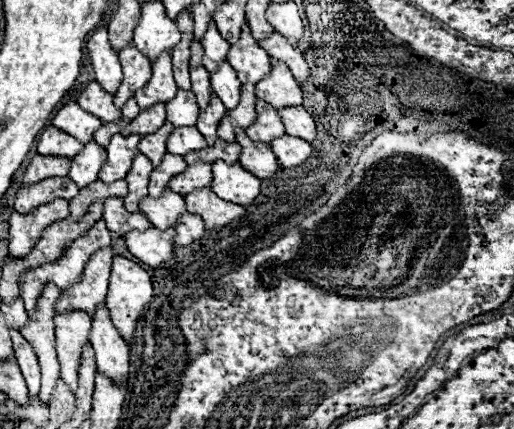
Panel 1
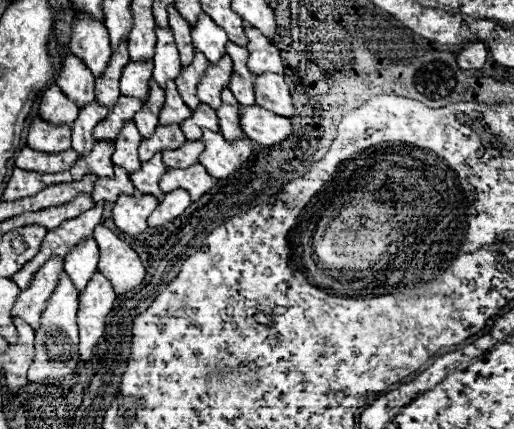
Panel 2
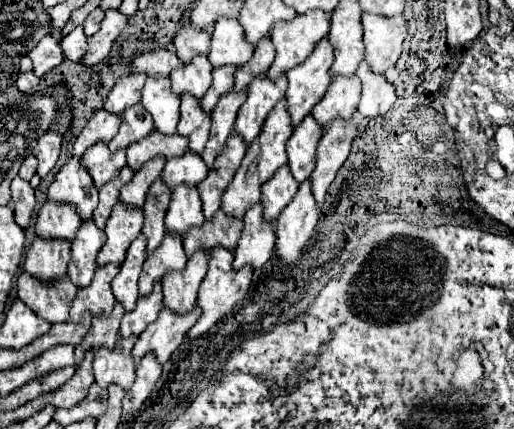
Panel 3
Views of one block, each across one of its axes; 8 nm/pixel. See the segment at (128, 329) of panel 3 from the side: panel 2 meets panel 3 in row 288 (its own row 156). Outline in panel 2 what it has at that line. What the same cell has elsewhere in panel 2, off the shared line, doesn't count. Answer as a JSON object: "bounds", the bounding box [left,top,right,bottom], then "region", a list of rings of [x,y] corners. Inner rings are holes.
{"bounds":[130,156,168,200],"region":[[[152,156],[152,160],[148,160],[148,164],[142,164],[140,172],[132,172],[130,180],[134,182],[136,190],[140,190],[142,194],[154,194],[158,200],[164,196],[160,192],[158,180],[164,174],[164,170],[168,170],[162,162],[162,156]]]}

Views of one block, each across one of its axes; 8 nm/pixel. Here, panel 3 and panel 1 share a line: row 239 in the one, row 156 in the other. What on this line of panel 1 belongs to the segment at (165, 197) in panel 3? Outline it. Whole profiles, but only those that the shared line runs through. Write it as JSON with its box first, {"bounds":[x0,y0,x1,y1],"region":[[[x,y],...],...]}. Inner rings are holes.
{"bounds":[138,122,174,166],"region":[[[166,122],[158,132],[148,134],[148,136],[144,136],[144,138],[140,140],[138,150],[140,150],[144,156],[148,156],[154,166],[158,166],[160,160],[164,158],[164,154],[166,154],[166,140],[168,140],[168,136],[170,136],[172,130],[174,130],[174,126]]]}

